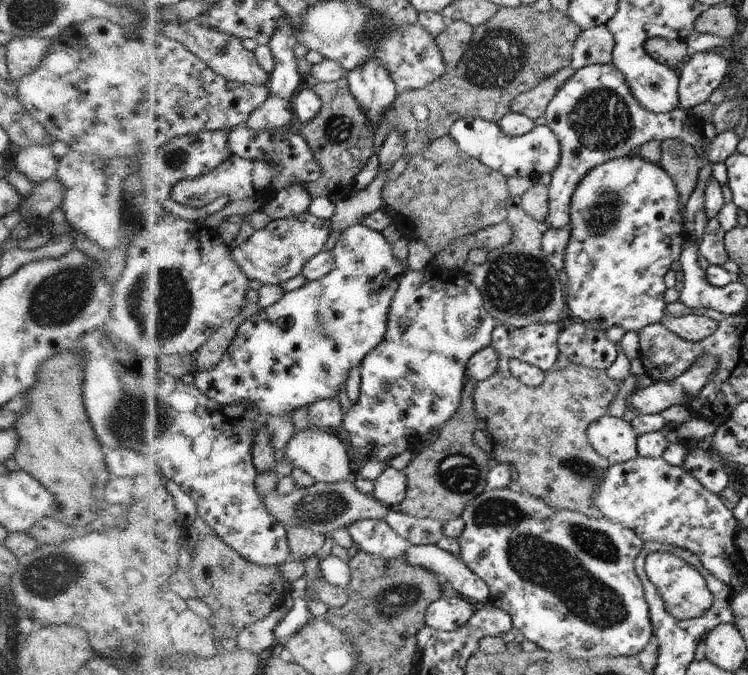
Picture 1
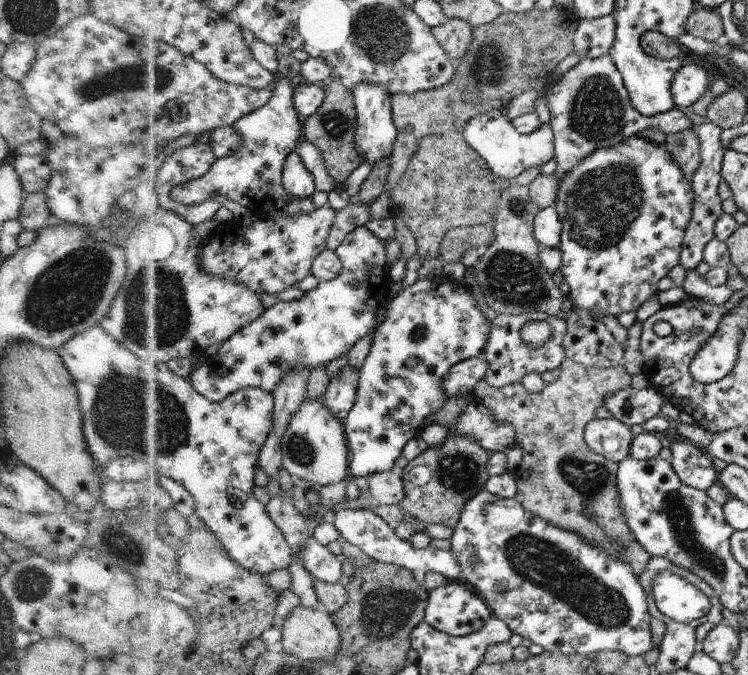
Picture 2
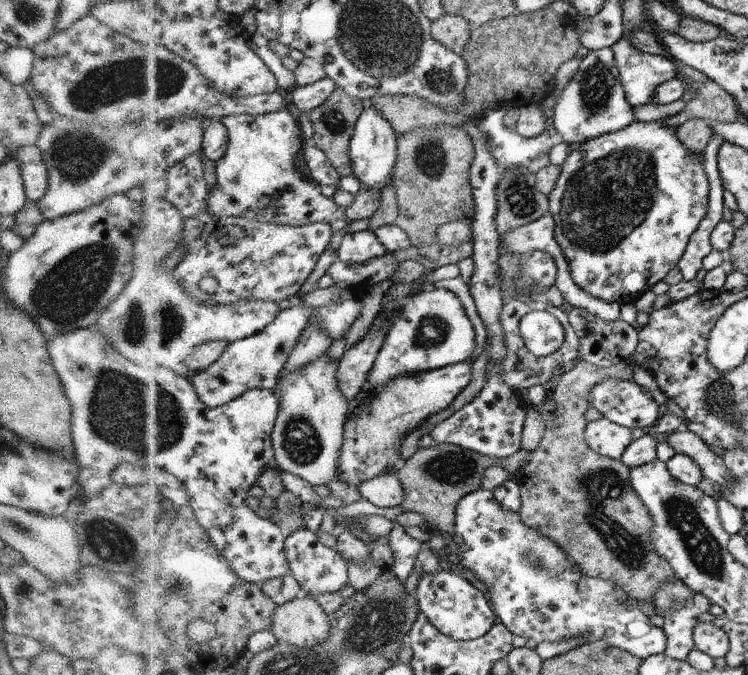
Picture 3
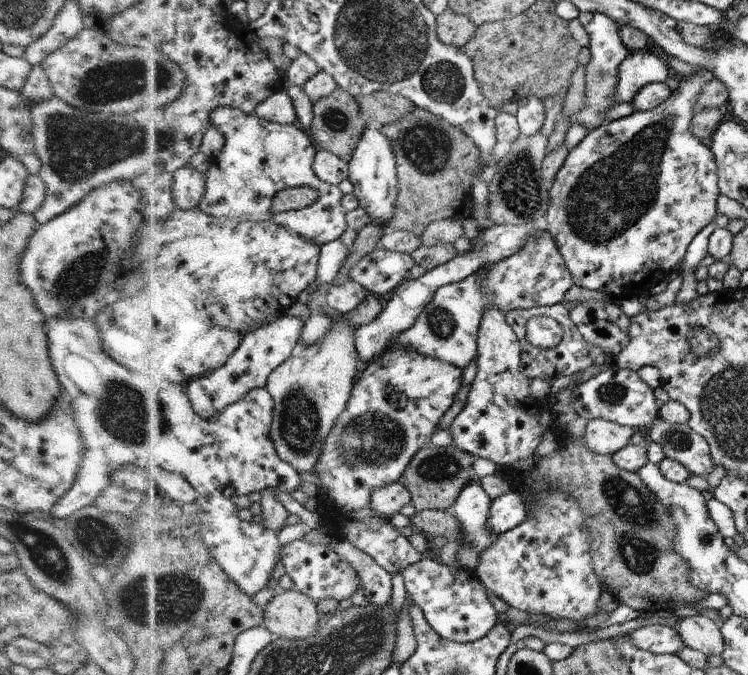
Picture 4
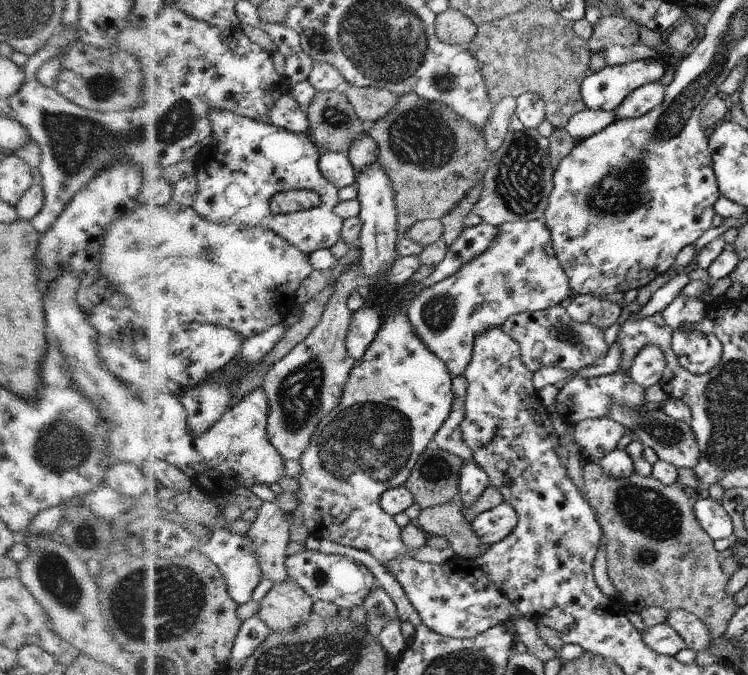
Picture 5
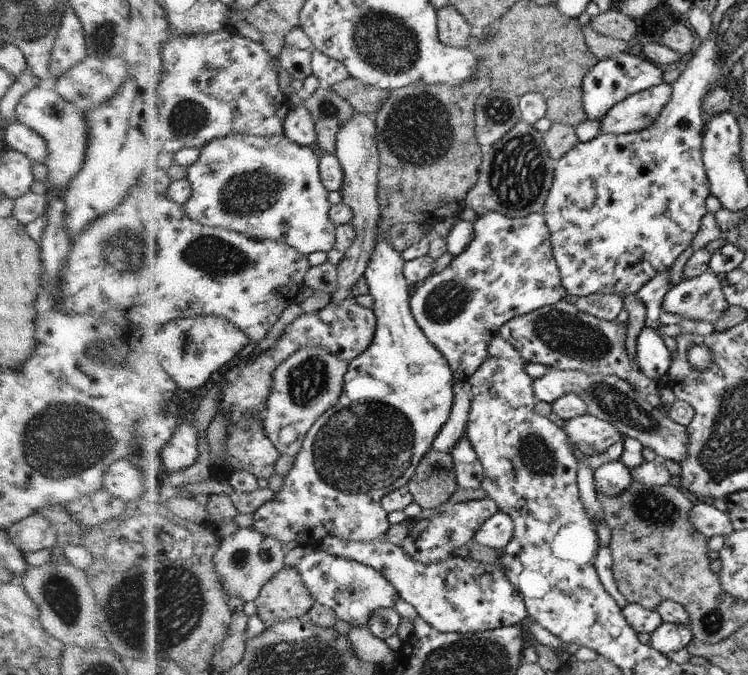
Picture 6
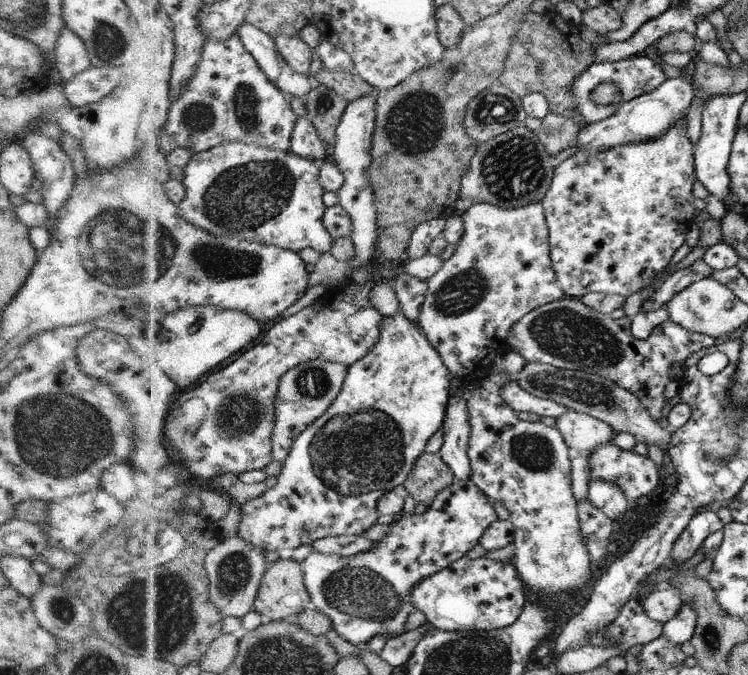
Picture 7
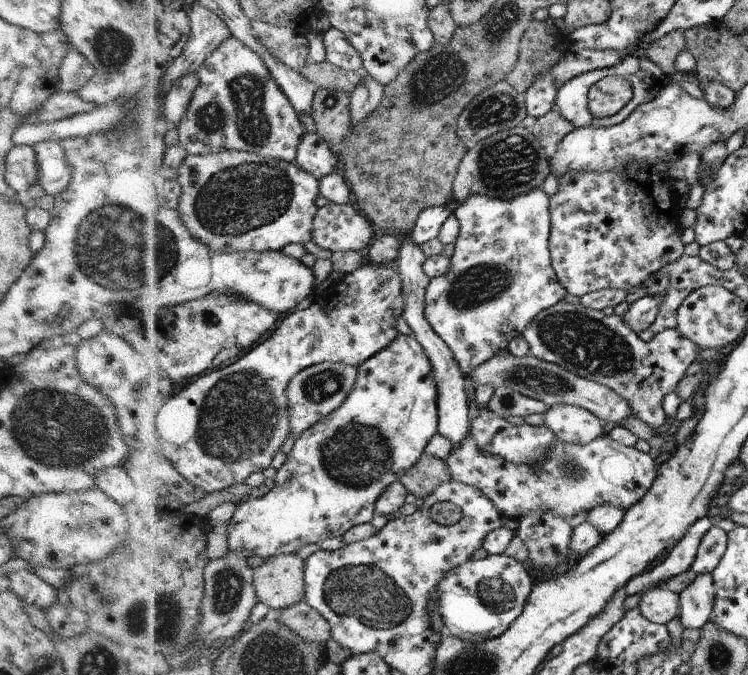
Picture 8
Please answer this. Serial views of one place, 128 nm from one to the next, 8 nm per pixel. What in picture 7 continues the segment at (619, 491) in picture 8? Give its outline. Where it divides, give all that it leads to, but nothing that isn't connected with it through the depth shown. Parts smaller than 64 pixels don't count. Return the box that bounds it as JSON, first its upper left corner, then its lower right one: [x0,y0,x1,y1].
[588,442,660,504]

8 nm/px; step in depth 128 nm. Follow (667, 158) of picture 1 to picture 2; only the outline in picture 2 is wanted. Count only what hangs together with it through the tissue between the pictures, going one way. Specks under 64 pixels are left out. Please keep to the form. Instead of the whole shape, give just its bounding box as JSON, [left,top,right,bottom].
[664,126,701,181]

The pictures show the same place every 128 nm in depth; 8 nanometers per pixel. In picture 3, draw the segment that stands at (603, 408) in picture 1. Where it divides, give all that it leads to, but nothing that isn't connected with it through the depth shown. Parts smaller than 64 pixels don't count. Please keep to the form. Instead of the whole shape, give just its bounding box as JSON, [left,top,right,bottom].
[515,360,677,601]

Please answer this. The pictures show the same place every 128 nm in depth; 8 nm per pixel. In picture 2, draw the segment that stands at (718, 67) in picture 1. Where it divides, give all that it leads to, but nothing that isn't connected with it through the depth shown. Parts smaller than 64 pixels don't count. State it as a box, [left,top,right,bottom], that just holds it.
[673,64,710,109]

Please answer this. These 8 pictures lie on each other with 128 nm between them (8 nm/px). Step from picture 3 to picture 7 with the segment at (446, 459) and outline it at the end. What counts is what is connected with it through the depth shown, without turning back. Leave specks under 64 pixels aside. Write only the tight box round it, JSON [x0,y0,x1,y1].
[403,452,455,507]

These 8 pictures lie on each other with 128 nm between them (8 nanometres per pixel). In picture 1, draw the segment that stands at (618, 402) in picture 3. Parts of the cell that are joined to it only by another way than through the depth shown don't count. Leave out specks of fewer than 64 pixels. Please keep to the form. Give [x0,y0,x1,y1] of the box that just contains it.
[626,356,713,415]

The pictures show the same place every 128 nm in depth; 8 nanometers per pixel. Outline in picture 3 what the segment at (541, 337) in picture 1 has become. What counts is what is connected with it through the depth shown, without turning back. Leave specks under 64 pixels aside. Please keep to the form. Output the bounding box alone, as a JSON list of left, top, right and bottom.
[501,299,582,390]

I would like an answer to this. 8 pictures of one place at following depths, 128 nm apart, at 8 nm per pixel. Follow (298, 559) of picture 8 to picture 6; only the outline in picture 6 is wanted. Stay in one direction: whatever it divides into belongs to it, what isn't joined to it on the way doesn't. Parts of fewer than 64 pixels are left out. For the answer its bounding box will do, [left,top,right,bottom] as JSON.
[255,566,317,627]

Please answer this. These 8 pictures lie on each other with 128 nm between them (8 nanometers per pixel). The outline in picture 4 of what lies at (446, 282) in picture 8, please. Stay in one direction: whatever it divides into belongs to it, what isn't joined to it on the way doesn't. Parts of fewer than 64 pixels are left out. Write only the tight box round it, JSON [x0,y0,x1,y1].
[396,229,573,370]

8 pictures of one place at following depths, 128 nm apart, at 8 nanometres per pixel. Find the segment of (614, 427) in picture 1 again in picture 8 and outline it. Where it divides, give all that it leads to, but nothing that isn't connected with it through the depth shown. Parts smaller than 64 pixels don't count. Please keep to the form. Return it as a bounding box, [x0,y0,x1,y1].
[544,403,604,444]

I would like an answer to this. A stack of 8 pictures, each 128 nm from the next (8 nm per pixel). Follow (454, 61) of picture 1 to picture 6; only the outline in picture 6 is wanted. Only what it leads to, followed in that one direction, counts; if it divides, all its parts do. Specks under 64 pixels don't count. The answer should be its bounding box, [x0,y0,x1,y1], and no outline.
[438,4,472,47]

